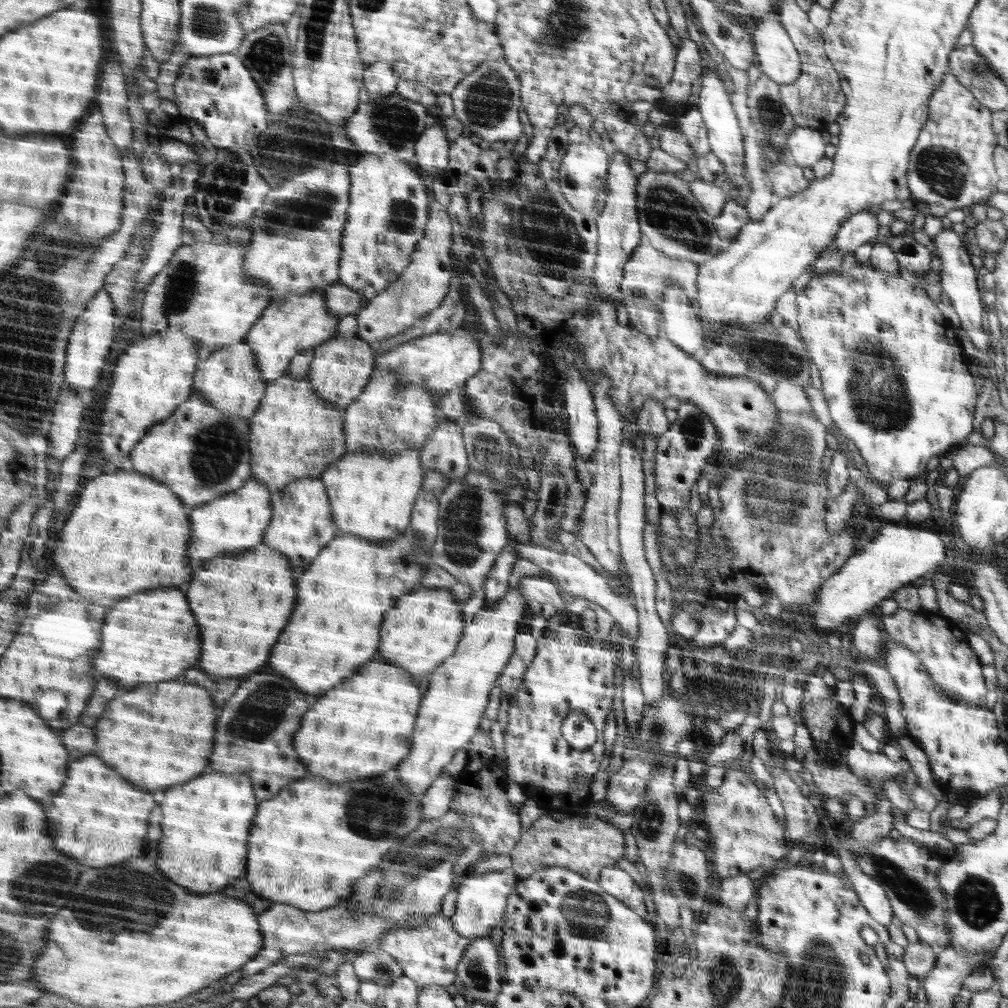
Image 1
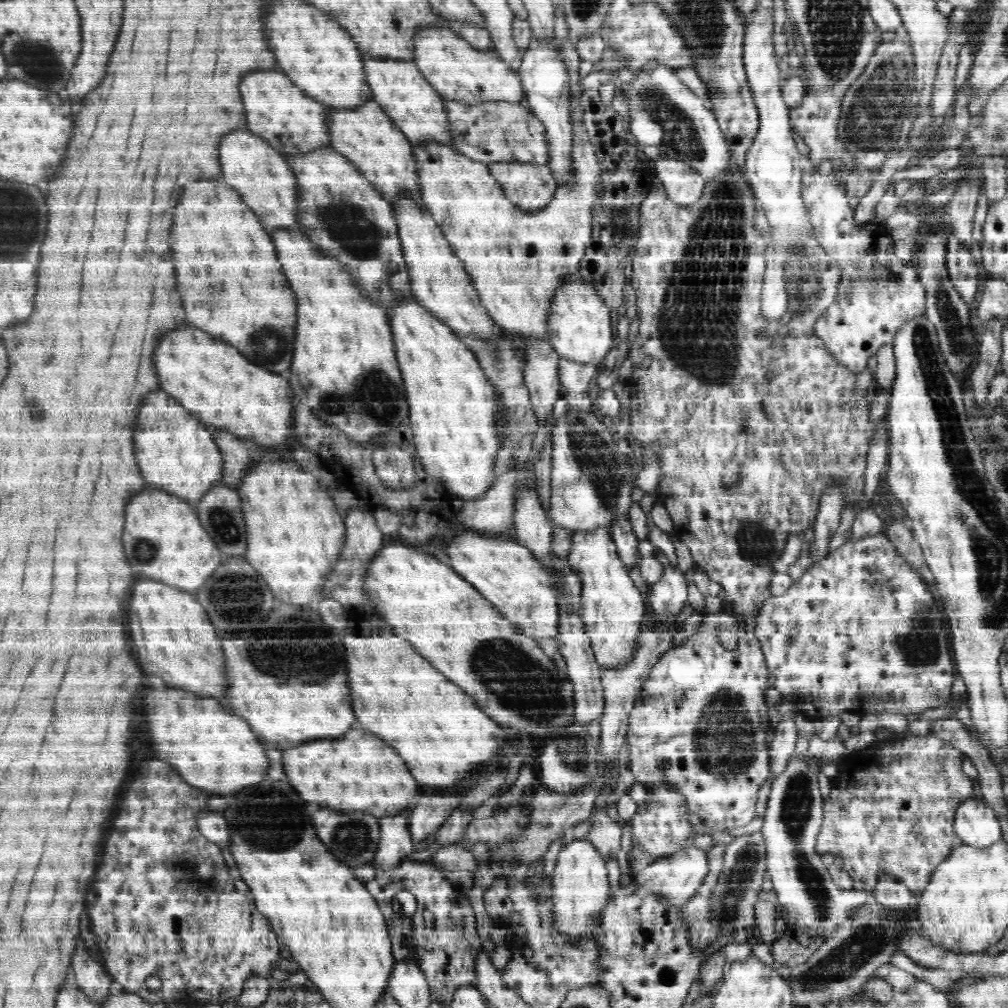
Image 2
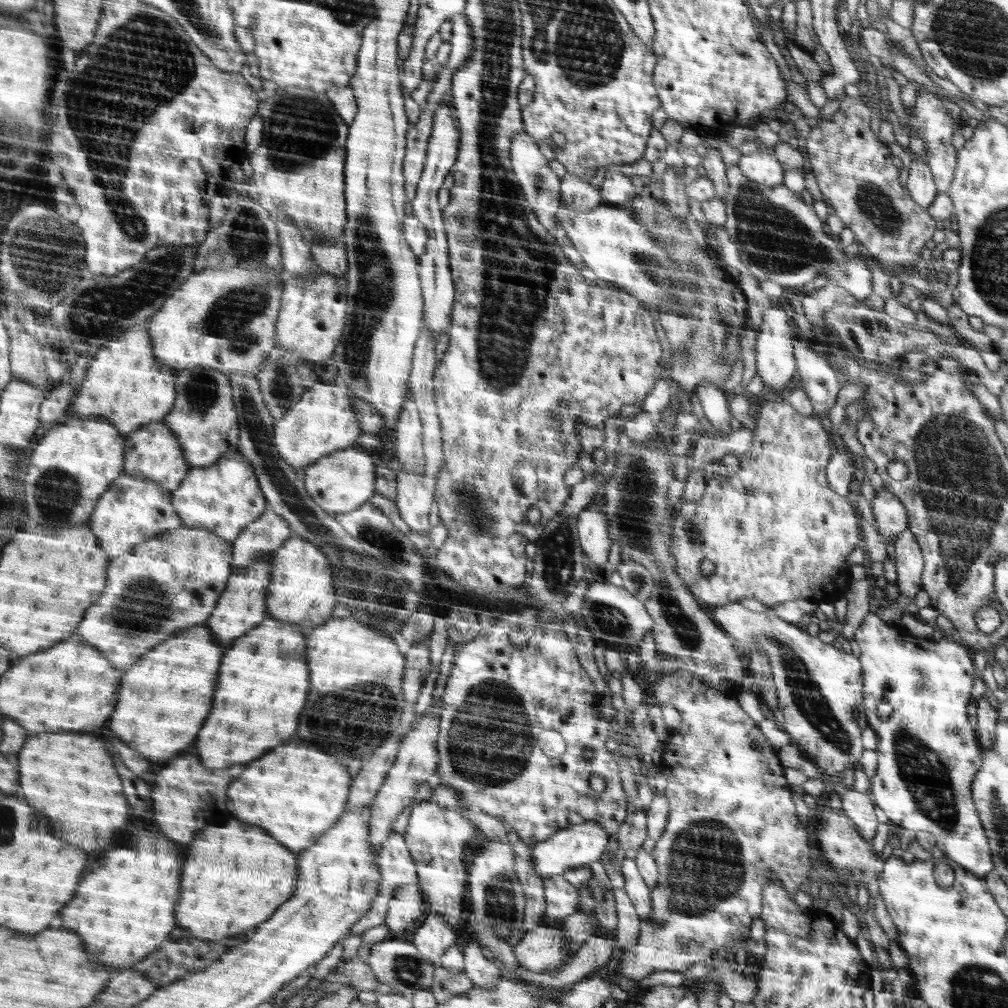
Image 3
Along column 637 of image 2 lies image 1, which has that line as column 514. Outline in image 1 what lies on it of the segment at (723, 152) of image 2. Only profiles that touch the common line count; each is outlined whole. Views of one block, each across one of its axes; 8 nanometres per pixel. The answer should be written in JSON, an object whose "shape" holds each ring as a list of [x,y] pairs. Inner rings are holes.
{"shape":[[[484,60],[483,64],[480,64],[480,67],[472,72],[471,75],[468,75],[466,79],[460,82],[454,91],[450,93],[450,96],[453,100],[453,108],[456,115],[456,118],[462,123],[462,126],[466,129],[468,134],[474,134],[480,140],[486,140],[486,145],[496,143],[496,140],[500,142],[504,142],[504,140],[514,140],[516,142],[516,138],[520,138],[522,142],[524,142],[524,138],[522,137],[522,124],[520,124],[520,120],[518,120],[518,106],[520,106],[520,86],[518,86],[518,82],[516,82],[516,76],[514,76],[514,69],[511,67],[510,64],[506,60]]]}

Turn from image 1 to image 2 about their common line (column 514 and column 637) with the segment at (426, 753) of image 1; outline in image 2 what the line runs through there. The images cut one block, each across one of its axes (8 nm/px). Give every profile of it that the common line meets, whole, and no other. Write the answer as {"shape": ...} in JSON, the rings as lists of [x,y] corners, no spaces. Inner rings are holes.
{"shape":[[[598,528],[596,532],[573,531],[571,549],[566,558],[569,567],[582,583],[581,605],[578,609],[590,637],[596,662],[607,670],[624,670],[638,652],[638,638],[646,632],[648,615],[640,590],[634,585],[628,569],[618,554],[612,531]]]}

